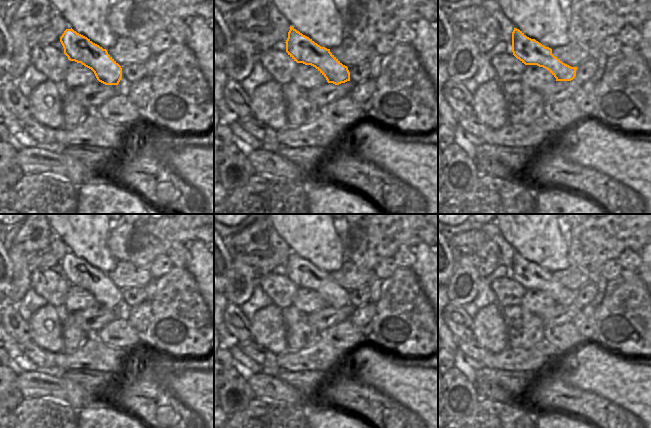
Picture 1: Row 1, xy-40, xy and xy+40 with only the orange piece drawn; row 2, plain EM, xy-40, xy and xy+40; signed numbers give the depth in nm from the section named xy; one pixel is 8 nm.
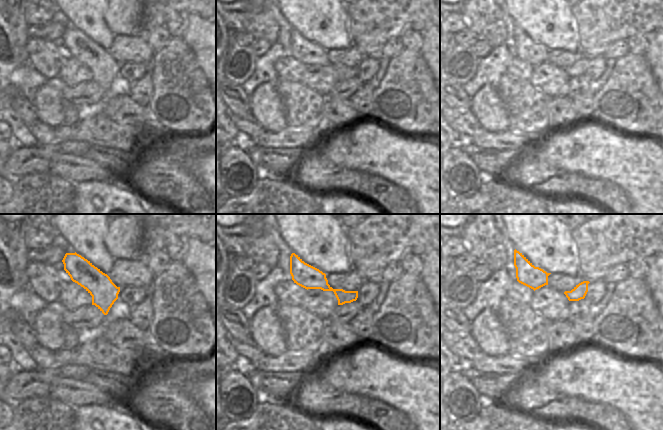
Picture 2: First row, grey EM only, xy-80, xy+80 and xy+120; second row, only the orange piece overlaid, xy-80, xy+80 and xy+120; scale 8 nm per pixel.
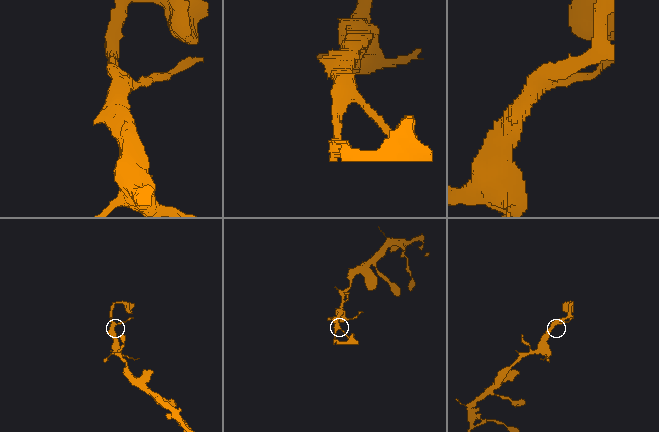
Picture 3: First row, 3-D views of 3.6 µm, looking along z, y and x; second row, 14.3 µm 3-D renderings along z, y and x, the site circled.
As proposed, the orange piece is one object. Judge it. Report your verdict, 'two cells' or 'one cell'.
one cell

